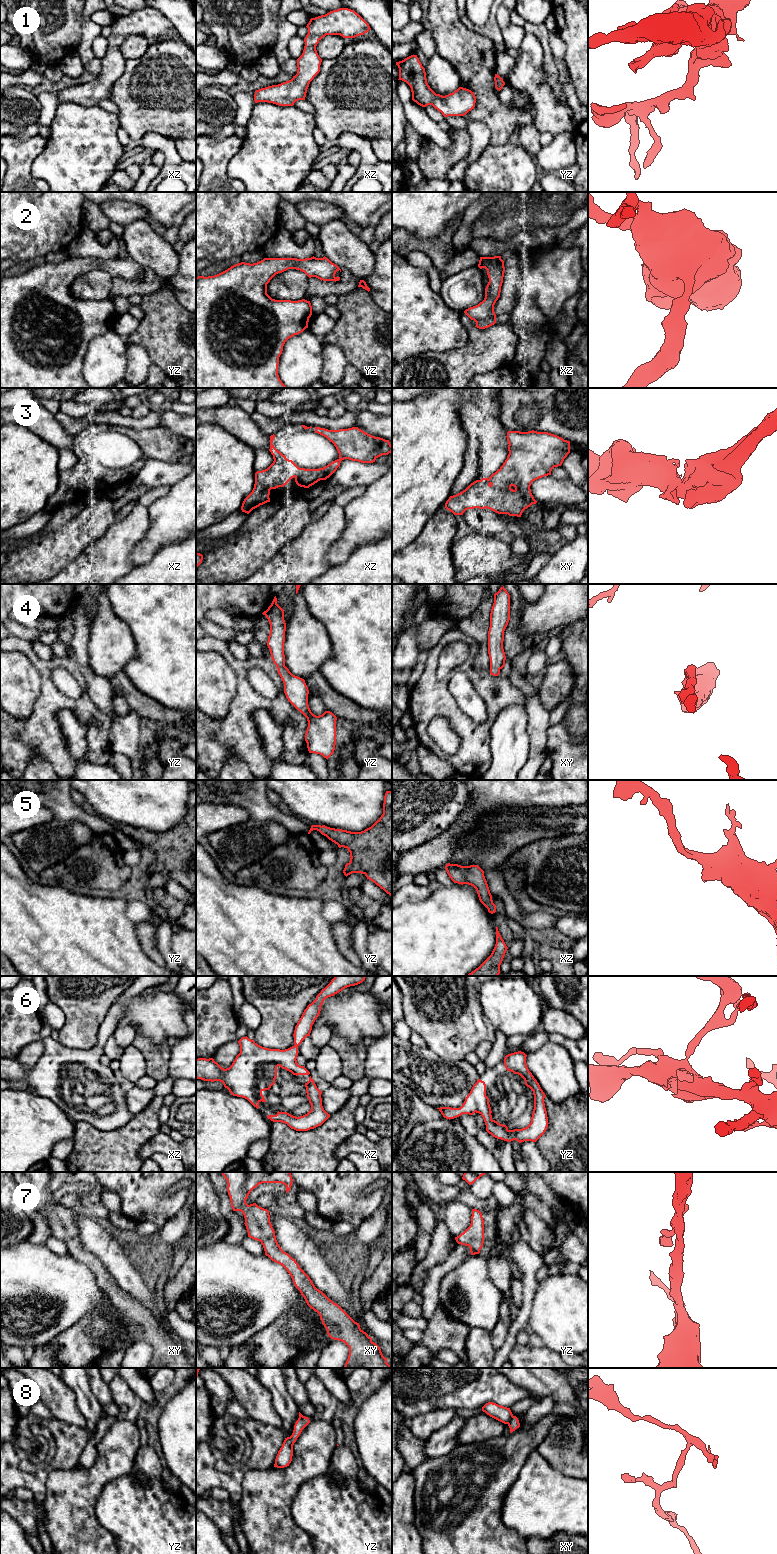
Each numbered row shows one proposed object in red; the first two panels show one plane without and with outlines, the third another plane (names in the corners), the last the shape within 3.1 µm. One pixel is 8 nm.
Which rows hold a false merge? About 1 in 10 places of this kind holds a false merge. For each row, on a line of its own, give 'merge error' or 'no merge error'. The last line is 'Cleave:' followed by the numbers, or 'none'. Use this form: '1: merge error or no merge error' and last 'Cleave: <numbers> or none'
1: no merge error
2: no merge error
3: no merge error
4: no merge error
5: no merge error
6: no merge error
7: no merge error
8: merge error
Cleave: 8

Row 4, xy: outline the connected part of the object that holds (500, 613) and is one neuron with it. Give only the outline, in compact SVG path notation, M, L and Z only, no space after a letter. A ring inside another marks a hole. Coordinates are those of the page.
M503 587L494 594L494 603L490 613L488 631L488 654L490 658L490 674L498 676L505 666L503 649L504 631L510 620L510 595Z

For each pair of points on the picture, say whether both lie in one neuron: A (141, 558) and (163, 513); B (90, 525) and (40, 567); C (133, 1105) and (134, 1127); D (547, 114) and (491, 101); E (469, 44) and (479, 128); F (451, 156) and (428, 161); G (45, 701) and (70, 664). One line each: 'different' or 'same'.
A: same
B: same
C: different
D: different
E: different
F: same
G: same

